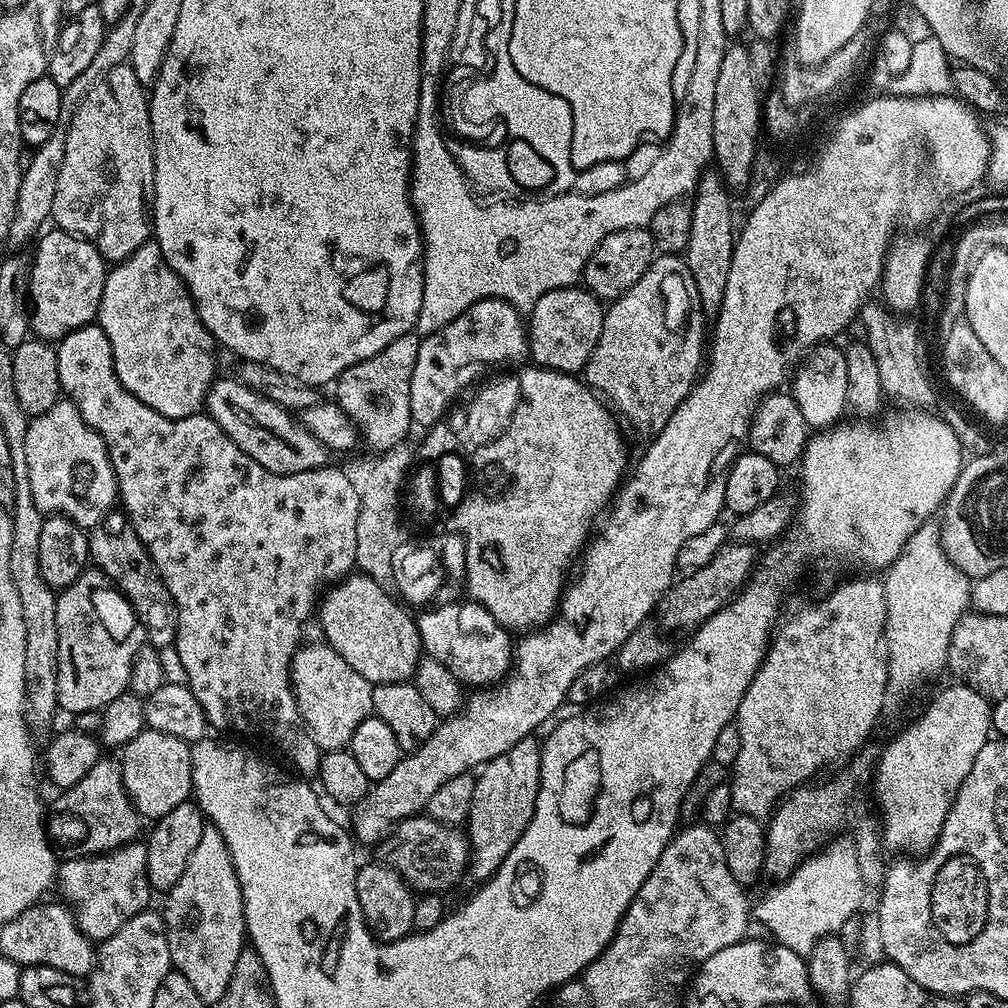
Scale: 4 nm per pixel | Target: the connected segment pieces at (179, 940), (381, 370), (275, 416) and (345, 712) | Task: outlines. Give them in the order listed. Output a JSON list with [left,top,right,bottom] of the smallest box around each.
[[162,822,246,1006],[334,331,421,453],[204,378,329,476],[292,642,374,753]]

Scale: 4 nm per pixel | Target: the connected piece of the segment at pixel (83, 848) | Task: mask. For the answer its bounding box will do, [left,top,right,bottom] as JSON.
[46,758,142,858]

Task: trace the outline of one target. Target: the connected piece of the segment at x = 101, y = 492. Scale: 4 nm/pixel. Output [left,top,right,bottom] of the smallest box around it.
[24,398,118,530]

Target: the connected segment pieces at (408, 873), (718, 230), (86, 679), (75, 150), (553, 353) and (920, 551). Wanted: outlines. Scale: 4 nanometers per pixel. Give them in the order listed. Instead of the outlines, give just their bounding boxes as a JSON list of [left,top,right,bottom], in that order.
[[390,814,470,894],[684,170,736,322],[56,566,146,714],[51,63,154,262],[526,286,605,373],[883,523,972,700]]

